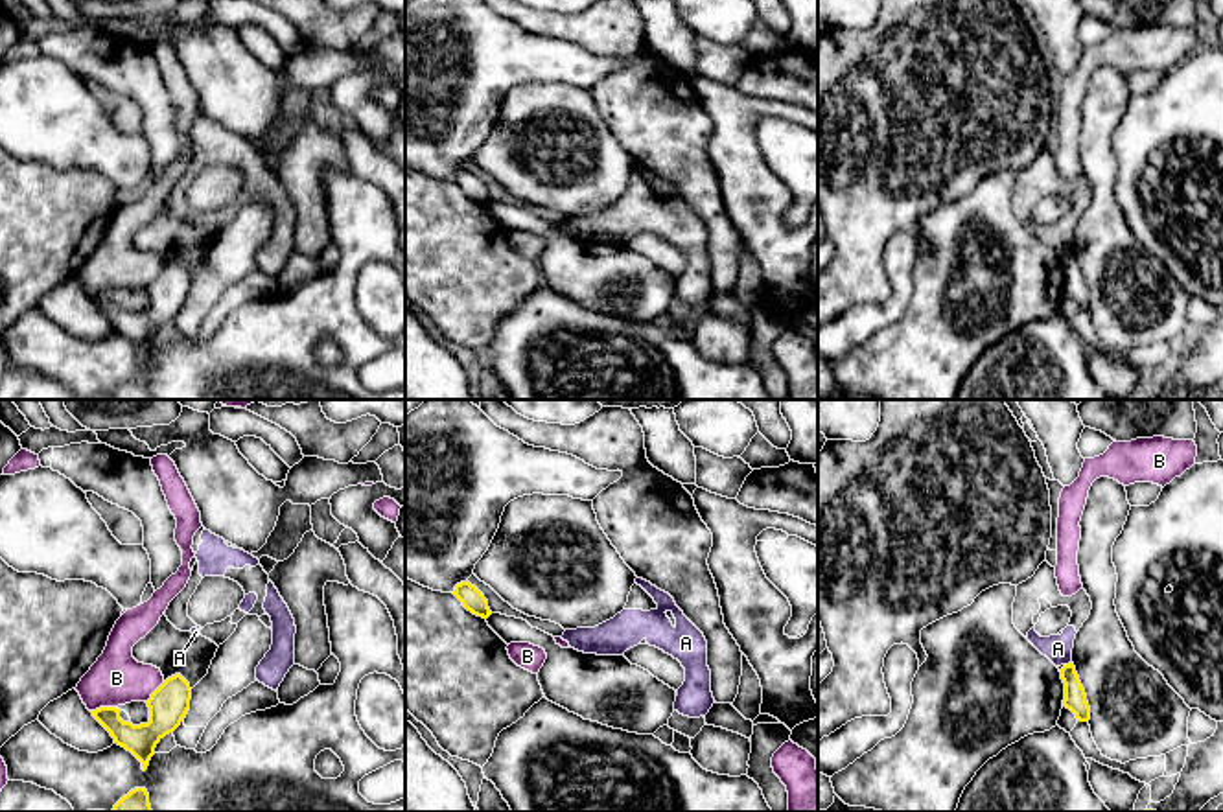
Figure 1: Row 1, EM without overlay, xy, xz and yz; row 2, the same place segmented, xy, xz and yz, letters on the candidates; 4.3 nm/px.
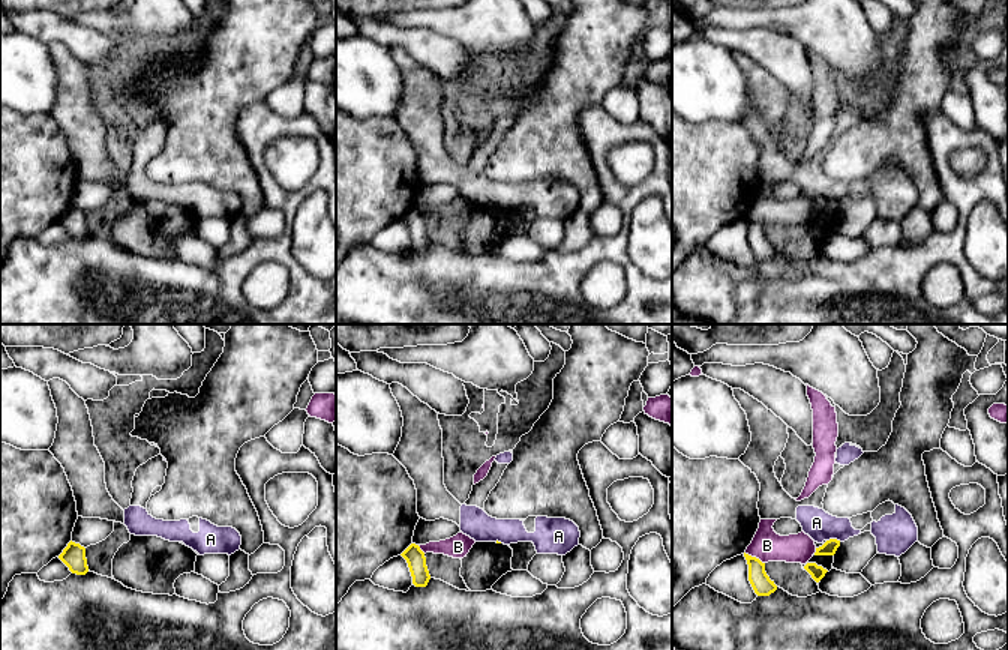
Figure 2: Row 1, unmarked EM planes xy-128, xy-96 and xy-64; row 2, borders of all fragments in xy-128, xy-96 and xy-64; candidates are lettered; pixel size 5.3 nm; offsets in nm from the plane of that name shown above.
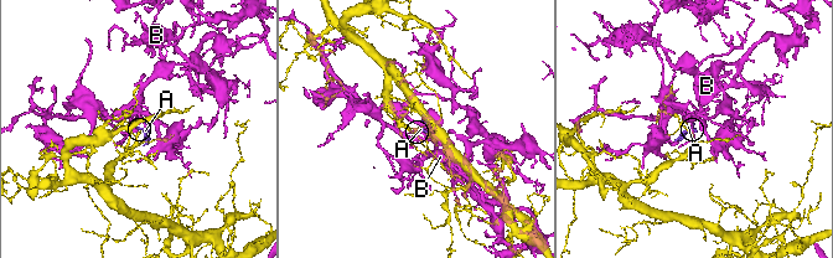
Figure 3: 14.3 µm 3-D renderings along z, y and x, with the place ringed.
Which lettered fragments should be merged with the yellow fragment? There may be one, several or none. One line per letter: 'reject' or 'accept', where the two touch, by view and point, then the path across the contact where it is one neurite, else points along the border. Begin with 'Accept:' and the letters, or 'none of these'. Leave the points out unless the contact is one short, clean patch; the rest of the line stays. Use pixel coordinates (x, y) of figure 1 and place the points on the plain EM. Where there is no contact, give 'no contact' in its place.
Accept: none of these
A: reject | yz (1069, 251) | along yz (1071, 249), (1065, 253)
B: reject | xy (102, 295)

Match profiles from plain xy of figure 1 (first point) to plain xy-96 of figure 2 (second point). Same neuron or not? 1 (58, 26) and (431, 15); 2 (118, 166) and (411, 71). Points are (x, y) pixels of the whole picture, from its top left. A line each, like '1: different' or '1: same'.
1: same
2: different

